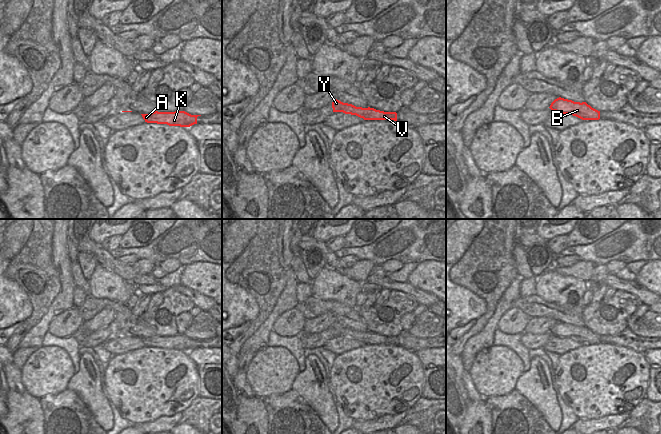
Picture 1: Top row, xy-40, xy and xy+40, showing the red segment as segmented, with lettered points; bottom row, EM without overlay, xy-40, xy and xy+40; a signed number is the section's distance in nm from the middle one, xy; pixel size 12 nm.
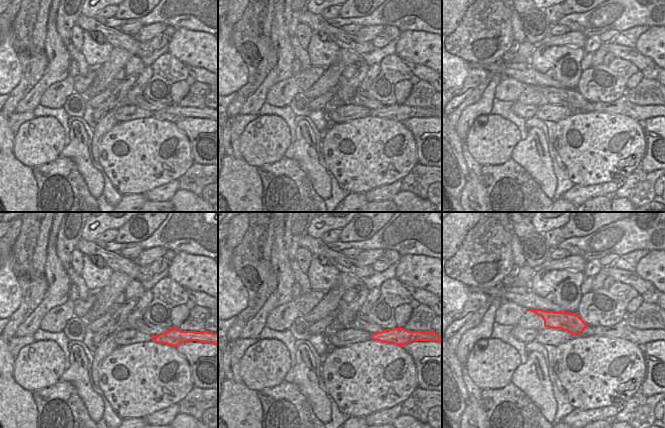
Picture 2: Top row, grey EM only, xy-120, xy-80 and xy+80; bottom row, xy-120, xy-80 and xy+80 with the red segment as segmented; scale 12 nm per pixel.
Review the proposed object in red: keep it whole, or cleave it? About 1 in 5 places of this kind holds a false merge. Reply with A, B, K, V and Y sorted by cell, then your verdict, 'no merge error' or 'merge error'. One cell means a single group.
groups A B K V Y; no merge error

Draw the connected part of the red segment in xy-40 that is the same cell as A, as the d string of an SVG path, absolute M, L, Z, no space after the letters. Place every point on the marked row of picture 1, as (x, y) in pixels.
M185 111L175 112L152 112L141 114L145 122L167 124L169 126L190 127L197 124L197 117L201 115L191 115Z

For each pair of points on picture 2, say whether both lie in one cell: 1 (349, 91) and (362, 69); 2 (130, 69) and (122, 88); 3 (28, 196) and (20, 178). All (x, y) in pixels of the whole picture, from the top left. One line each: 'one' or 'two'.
1: one
2: two
3: one

